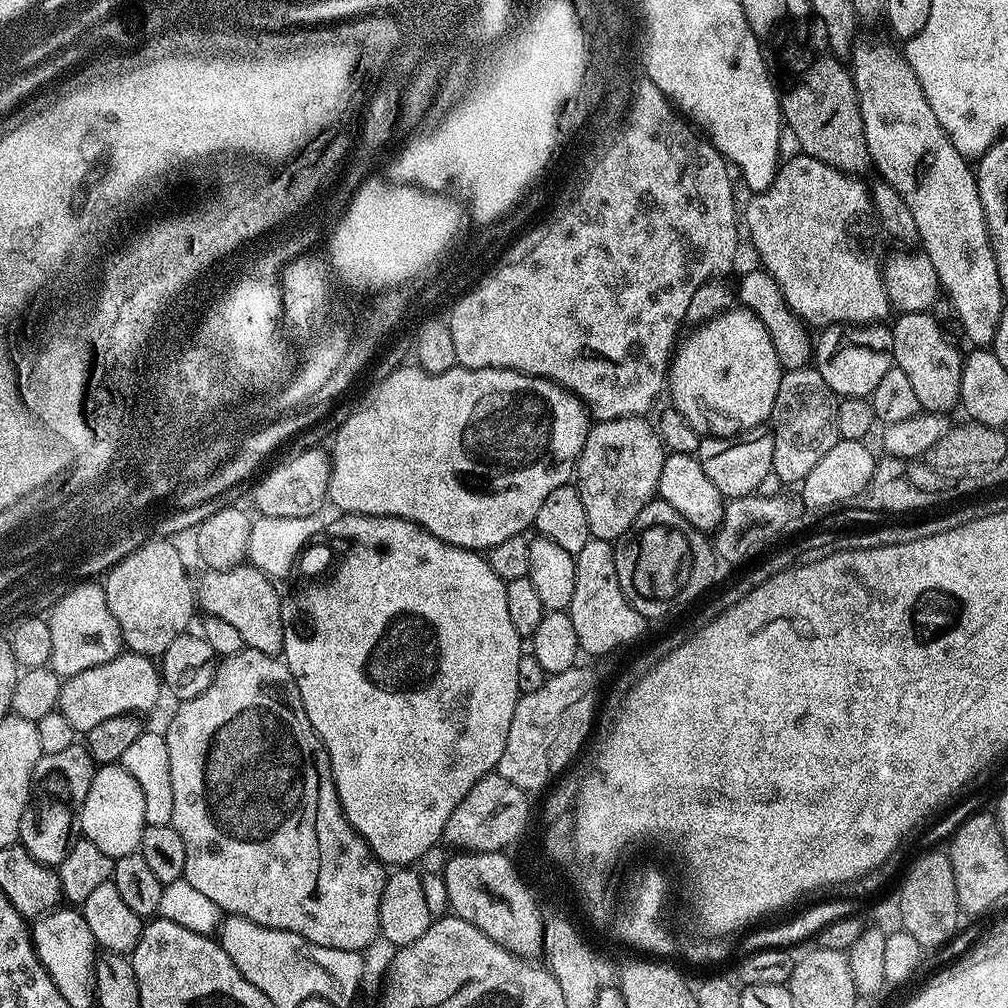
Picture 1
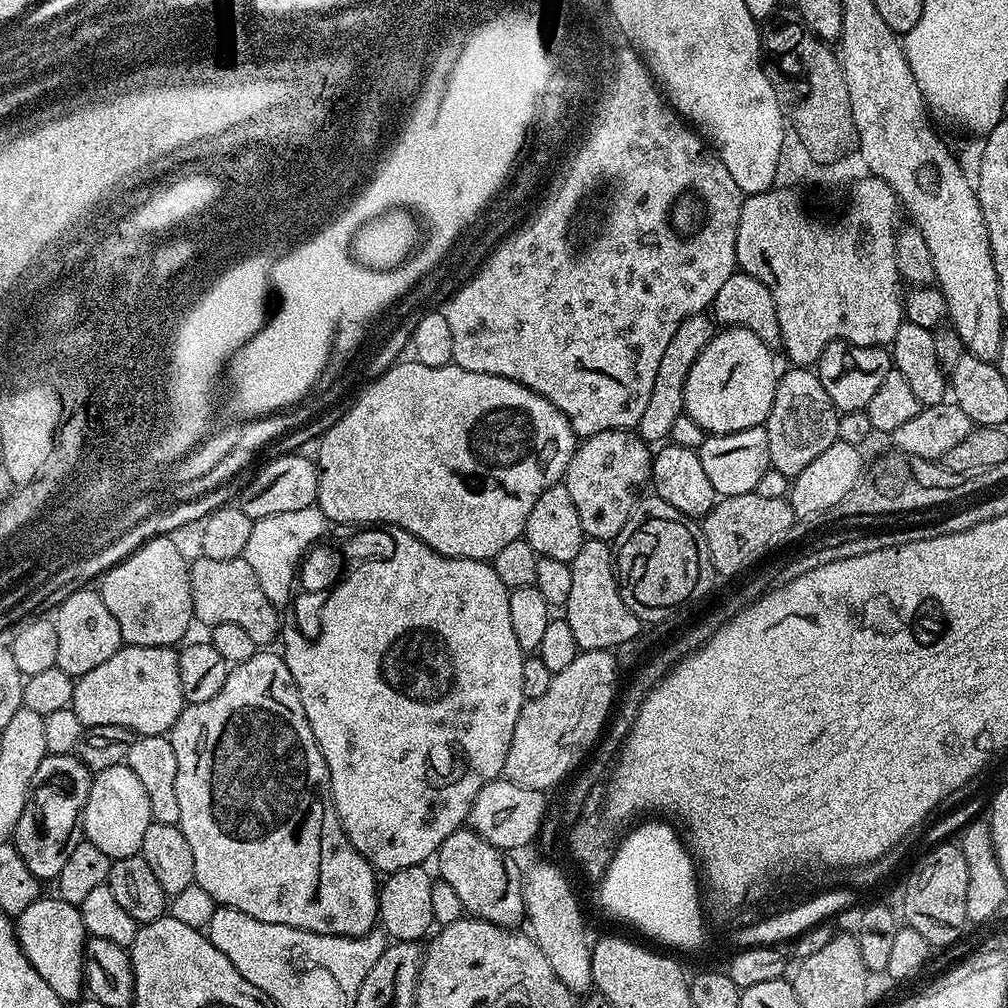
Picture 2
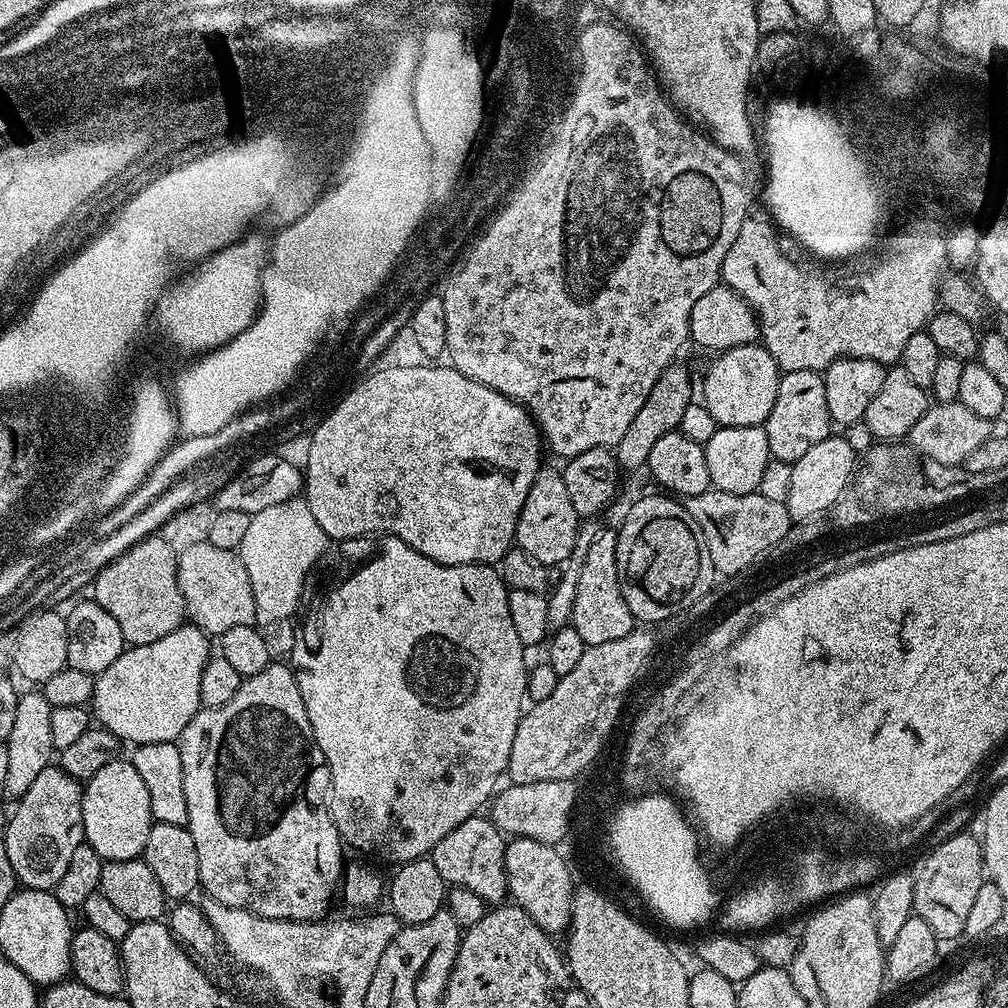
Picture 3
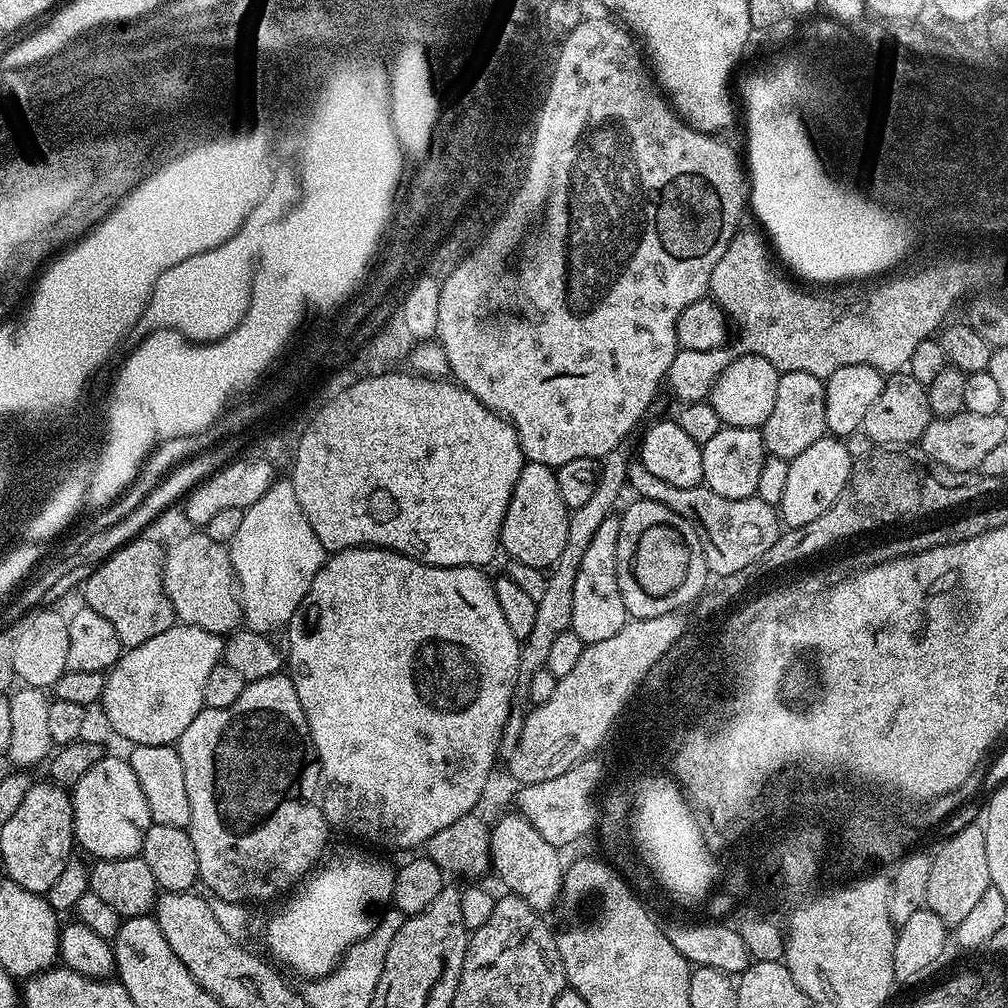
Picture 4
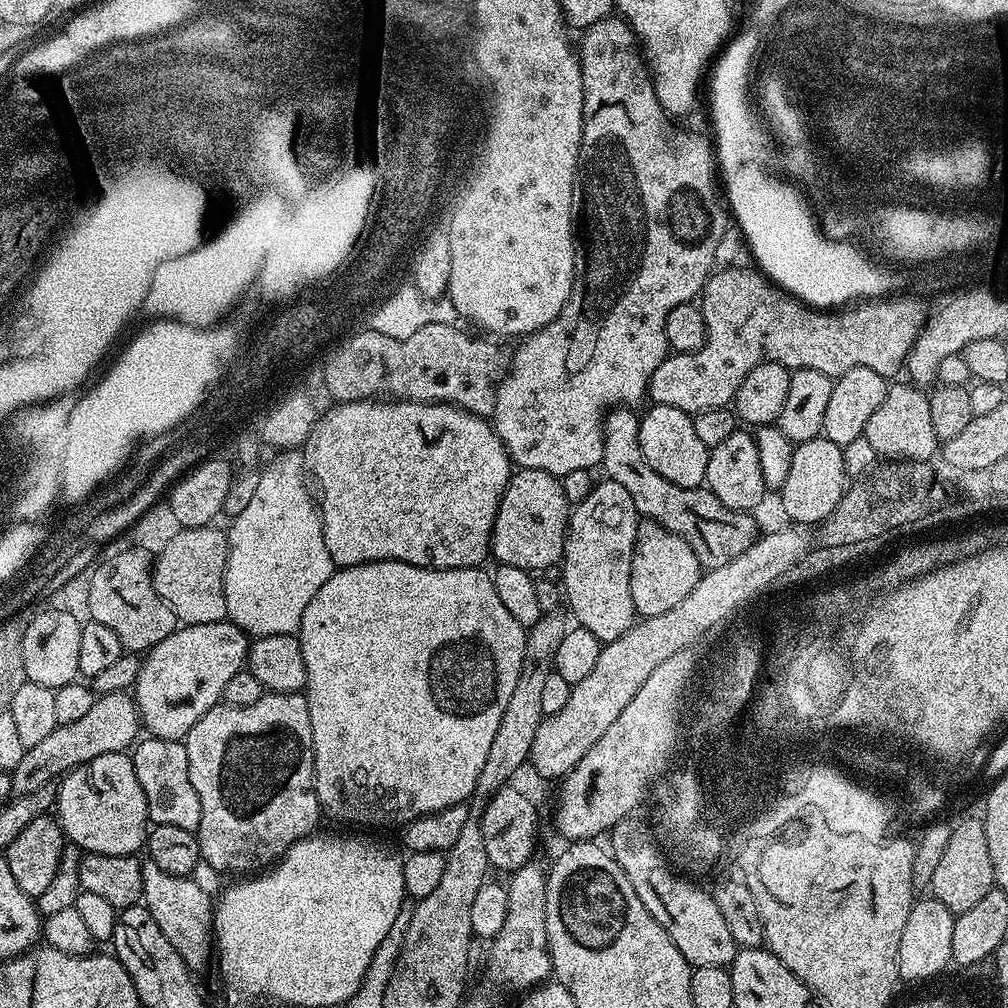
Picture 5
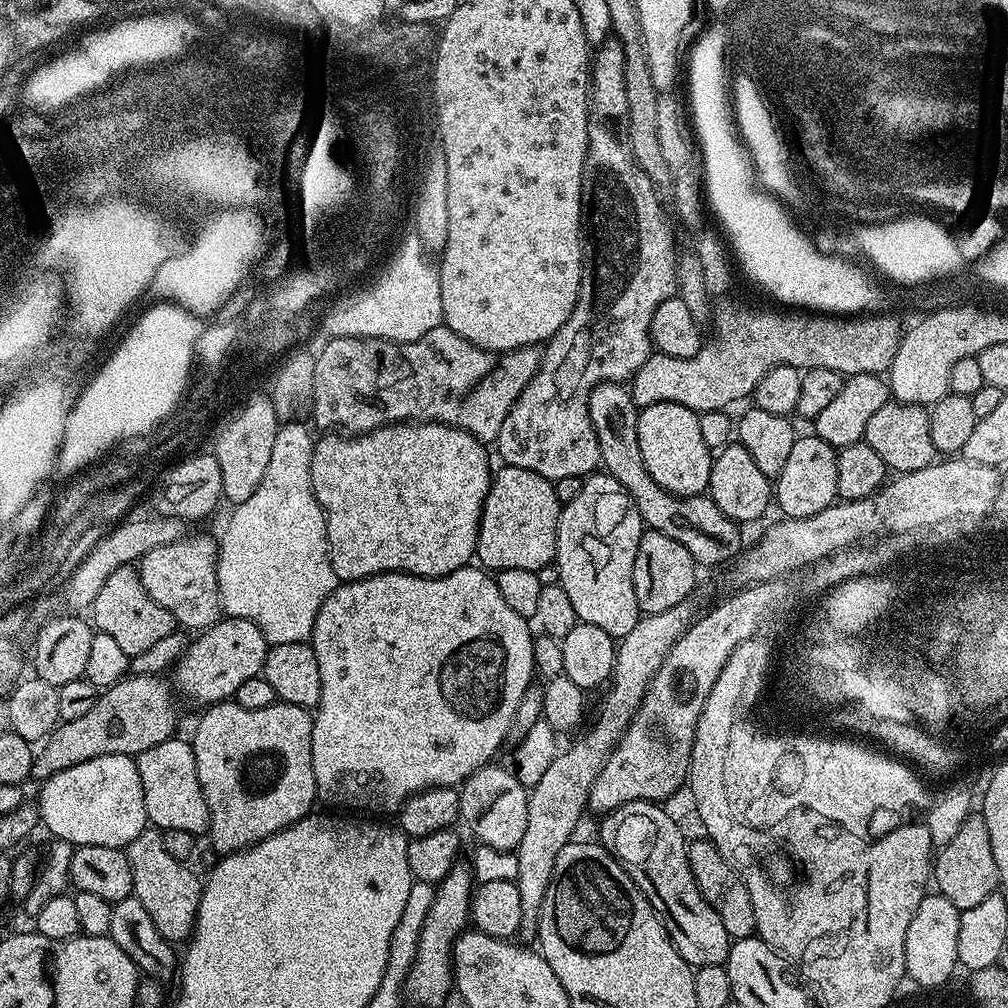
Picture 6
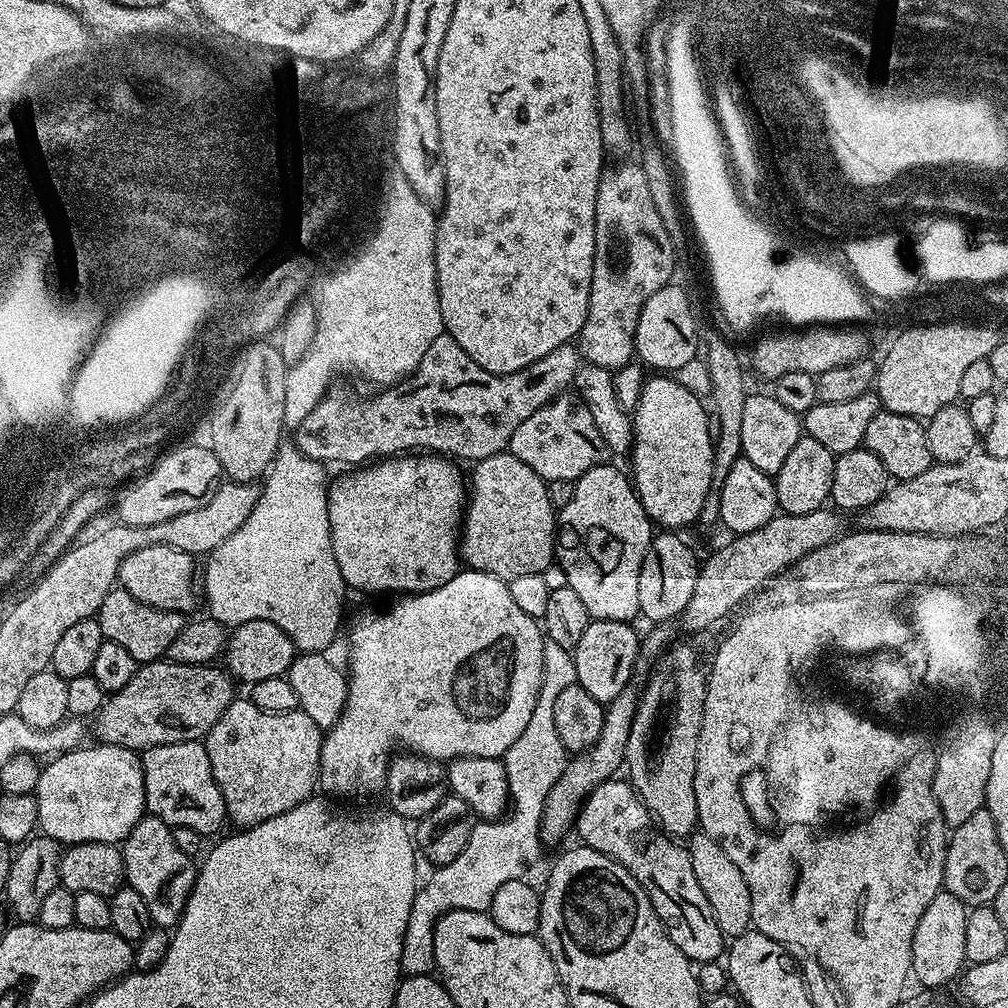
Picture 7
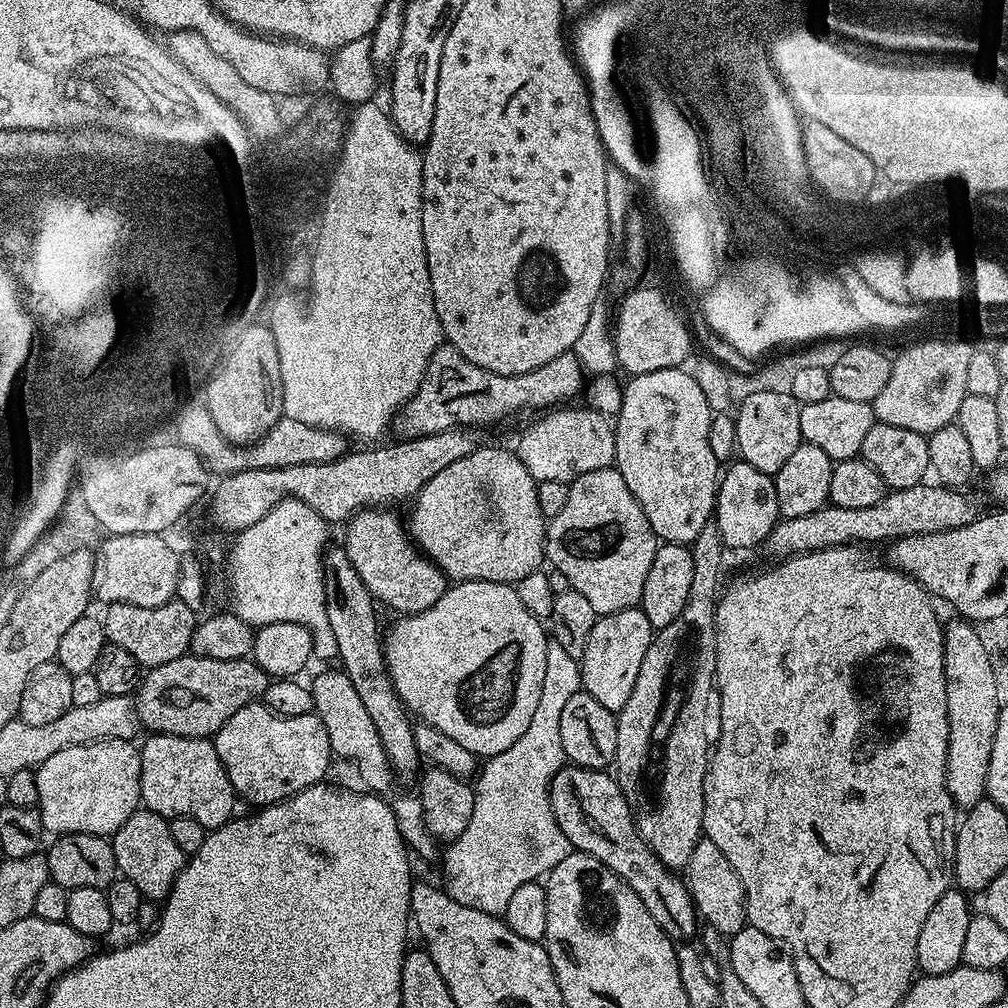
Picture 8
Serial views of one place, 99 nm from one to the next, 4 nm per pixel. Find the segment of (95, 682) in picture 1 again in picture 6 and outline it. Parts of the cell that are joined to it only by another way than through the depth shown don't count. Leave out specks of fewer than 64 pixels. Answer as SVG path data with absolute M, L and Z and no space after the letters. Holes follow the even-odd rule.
M222 618L197 636L200 637L193 639L176 661L174 671L181 690L190 699L197 700L200 706L211 706L235 697L238 686L242 686L246 678L263 673L270 645L254 622L242 618Z

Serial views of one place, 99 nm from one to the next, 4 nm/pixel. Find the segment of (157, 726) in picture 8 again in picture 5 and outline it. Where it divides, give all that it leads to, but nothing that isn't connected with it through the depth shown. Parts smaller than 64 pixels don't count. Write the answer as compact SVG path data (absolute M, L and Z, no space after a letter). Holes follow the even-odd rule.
M111 692L105 696L97 695L94 707L90 714L85 714L79 722L66 722L57 724L38 746L30 746L24 749L22 762L12 771L12 791L17 797L23 798L30 795L38 786L45 785L46 782L59 781L68 775L75 768L80 768L86 762L94 758L102 758L102 754L114 754L115 752L124 752L131 749L137 743L138 737L142 732L141 712L137 708L137 702L128 692Z

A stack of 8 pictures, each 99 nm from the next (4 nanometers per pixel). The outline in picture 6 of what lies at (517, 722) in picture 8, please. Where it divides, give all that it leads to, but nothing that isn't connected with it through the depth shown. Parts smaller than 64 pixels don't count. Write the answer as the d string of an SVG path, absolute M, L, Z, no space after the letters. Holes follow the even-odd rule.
M469 566L459 568L445 576L415 576L409 572L379 572L373 576L367 576L361 580L350 580L337 583L336 589L326 598L326 602L318 610L318 618L314 622L314 630L310 637L310 643L314 650L314 658L318 658L318 674L322 678L322 694L320 703L314 709L312 718L312 769L314 770L314 782L316 783L316 794L321 801L325 800L328 804L333 804L336 808L349 808L349 813L360 814L356 812L392 812L399 813L400 809L411 796L418 792L425 792L428 788L451 788L459 786L468 779L469 776L493 759L492 756L504 744L504 739L509 739L512 730L512 719L526 694L526 690L533 687L532 672L537 671L538 665L534 658L534 632L528 629L529 621L525 617L514 614L510 610L509 604L502 599L502 593L498 591L495 579L483 567Z

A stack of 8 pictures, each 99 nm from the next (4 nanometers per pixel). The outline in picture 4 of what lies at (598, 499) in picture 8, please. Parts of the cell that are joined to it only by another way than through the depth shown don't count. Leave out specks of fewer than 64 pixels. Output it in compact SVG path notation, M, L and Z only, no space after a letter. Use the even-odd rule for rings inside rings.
M613 514L594 530L590 546L582 557L582 566L578 566L578 578L574 582L574 614L570 631L578 634L582 642L593 644L602 642L622 630L630 617L622 602L622 590L618 590L618 530L620 517Z

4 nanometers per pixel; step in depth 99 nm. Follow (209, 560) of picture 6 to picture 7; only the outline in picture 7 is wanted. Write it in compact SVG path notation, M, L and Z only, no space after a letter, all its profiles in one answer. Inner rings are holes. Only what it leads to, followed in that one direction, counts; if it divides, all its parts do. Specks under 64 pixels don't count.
M150 545L134 550L124 559L118 577L119 587L125 588L138 602L167 612L188 614L198 600L198 564L194 556L168 545Z

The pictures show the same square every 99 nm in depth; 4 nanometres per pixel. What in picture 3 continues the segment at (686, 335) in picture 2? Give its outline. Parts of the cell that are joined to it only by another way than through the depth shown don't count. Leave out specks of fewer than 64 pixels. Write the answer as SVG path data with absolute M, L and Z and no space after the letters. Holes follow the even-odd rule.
M673 362L662 370L658 382L654 382L654 390L650 390L646 402L642 402L642 410L638 410L638 415L635 416L634 422L630 422L626 434L622 434L620 441L614 445L617 465L623 471L624 468L628 472L634 471L635 468L643 469L650 458L650 446L654 446L654 442L658 442L658 438L677 431L686 406L693 404L692 376L688 373L687 366L680 363Z

